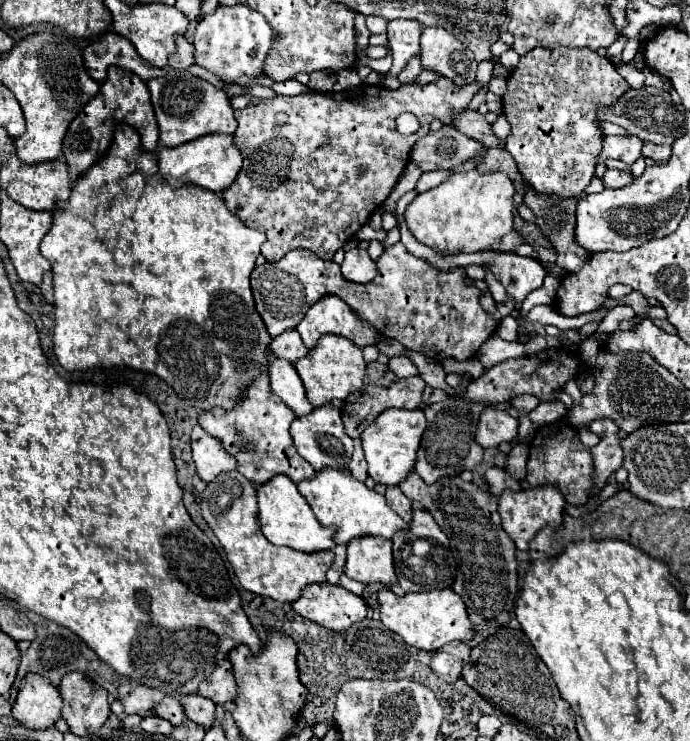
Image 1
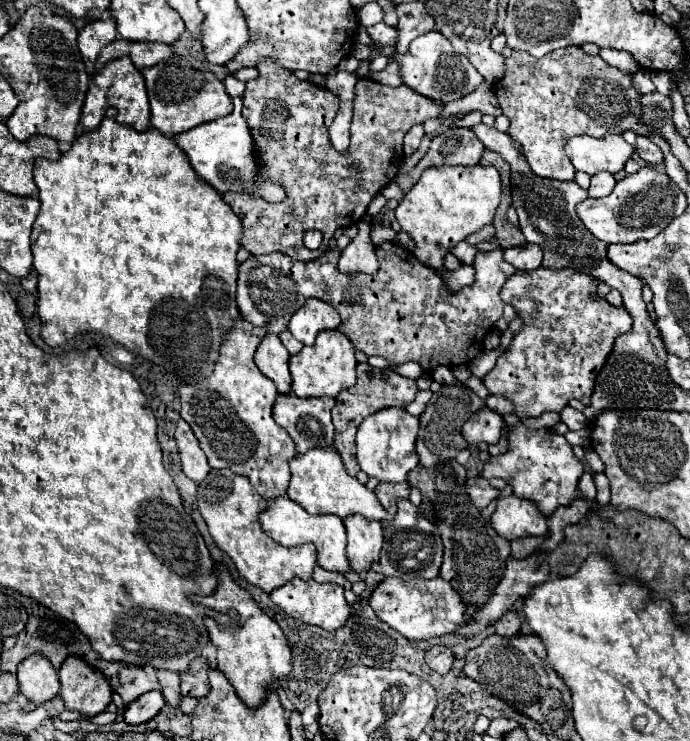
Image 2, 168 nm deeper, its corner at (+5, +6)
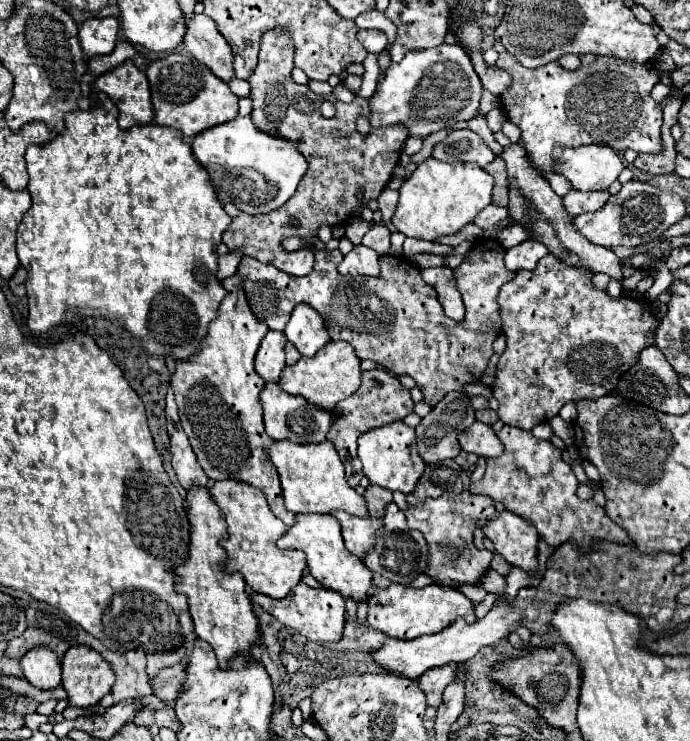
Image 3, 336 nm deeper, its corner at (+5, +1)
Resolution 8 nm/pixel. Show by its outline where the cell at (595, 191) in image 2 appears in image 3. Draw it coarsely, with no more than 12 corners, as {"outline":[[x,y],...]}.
{"outline":[[608,191],[564,195],[570,215],[600,209],[608,201]]}

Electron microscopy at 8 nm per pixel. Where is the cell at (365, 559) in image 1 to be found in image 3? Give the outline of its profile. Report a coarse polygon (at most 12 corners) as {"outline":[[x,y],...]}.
{"outline":[[332,513],[342,525],[346,549],[364,559],[382,519]]}

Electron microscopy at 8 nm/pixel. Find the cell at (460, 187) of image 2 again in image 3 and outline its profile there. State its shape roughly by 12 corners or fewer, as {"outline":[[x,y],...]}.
{"outline":[[428,157],[400,187],[392,225],[436,241],[492,203],[476,163]]}

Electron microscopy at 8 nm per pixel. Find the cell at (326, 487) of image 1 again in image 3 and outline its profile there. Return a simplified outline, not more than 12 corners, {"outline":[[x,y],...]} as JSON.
{"outline":[[276,441],[292,513],[370,517],[330,441]]}

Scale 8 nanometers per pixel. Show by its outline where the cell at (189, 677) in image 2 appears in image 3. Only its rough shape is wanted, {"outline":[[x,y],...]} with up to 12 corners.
{"outline":[[186,661],[162,669],[154,695],[172,703],[186,681]]}

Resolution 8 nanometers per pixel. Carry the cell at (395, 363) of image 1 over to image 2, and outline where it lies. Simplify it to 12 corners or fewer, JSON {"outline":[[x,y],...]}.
{"outline":[[416,362],[400,364],[394,370],[402,376],[420,378],[422,368]]}

